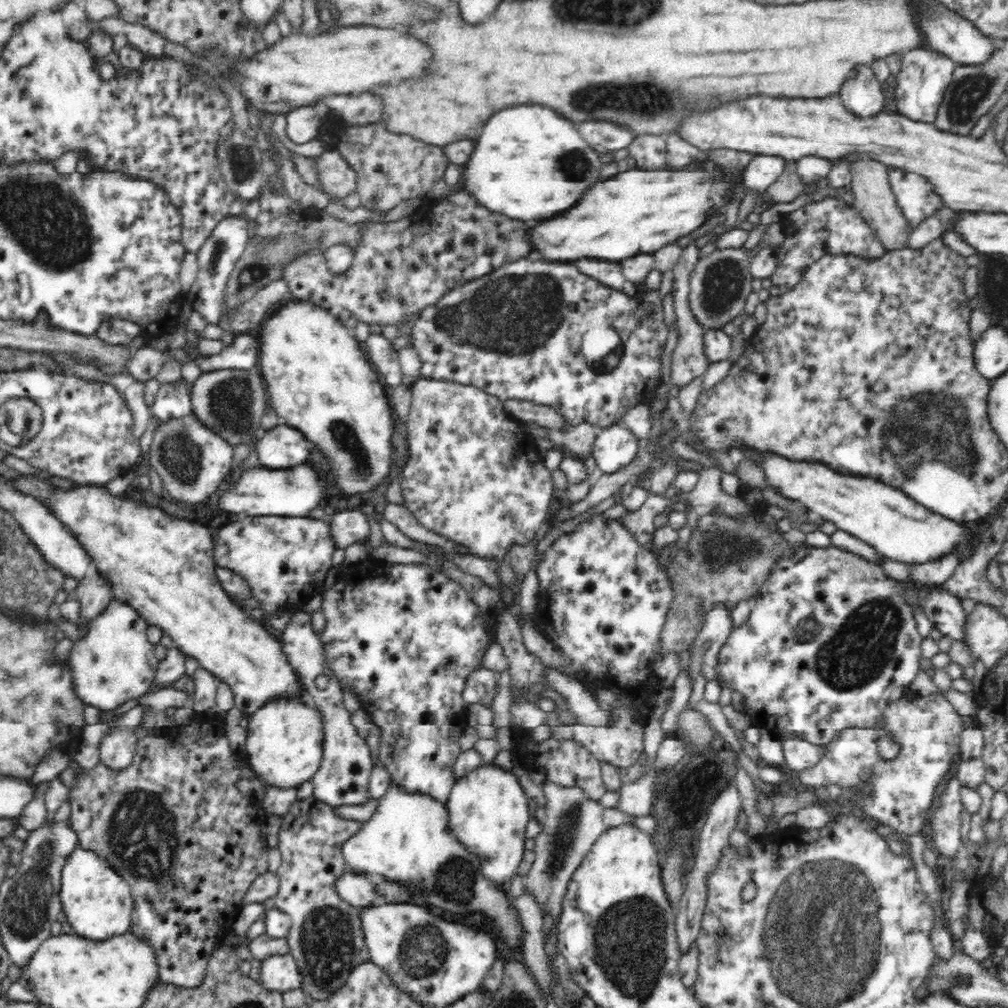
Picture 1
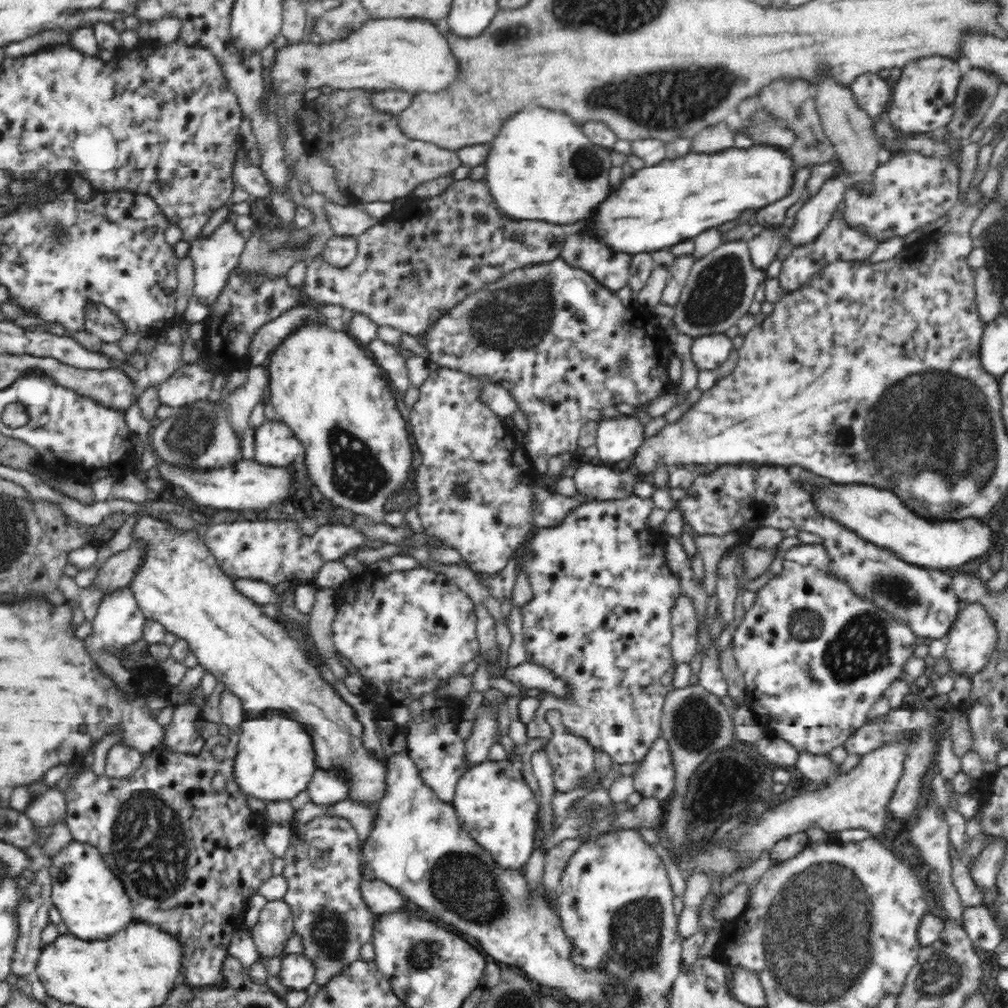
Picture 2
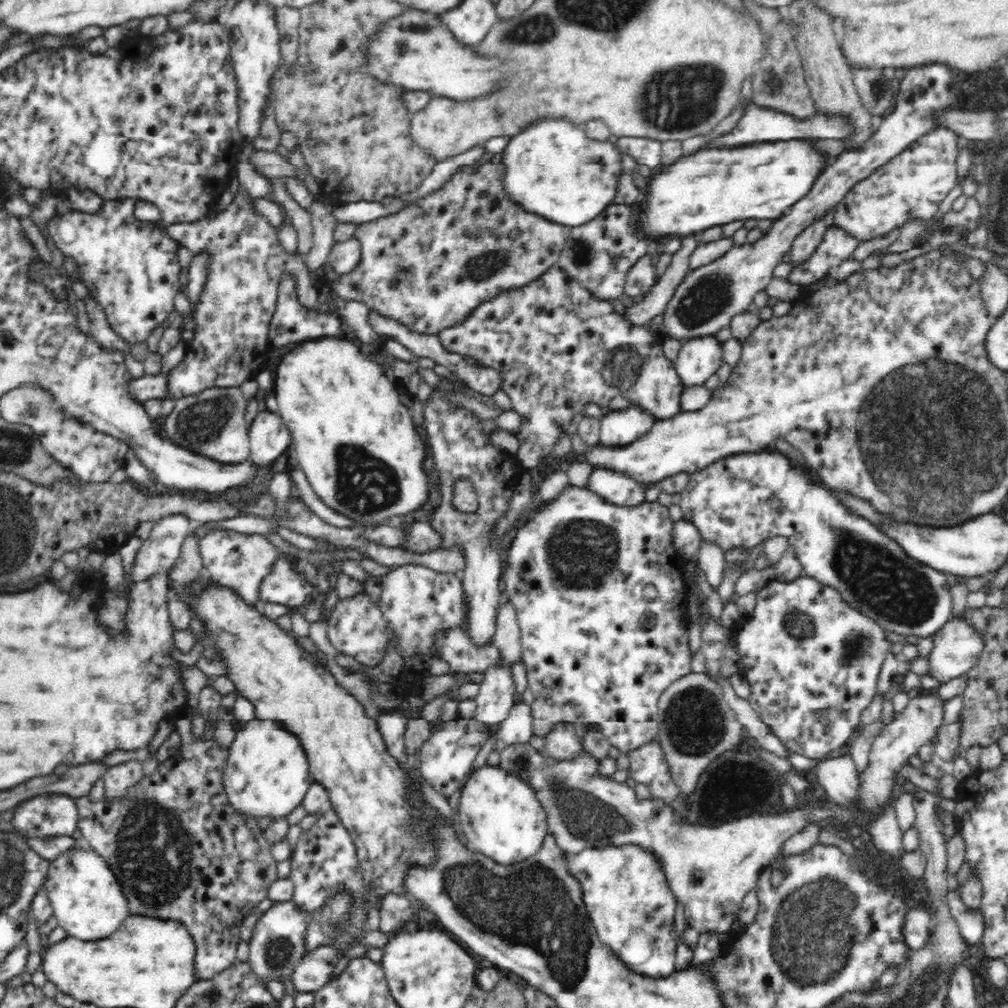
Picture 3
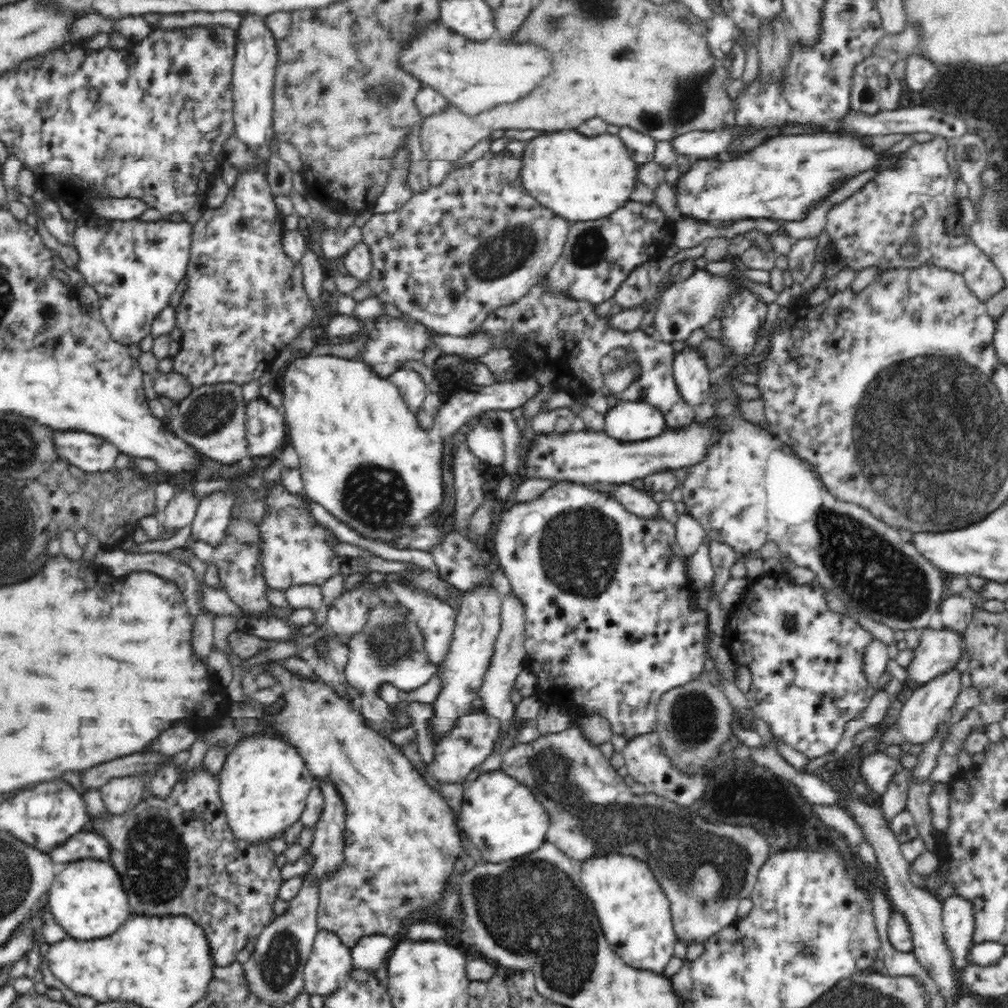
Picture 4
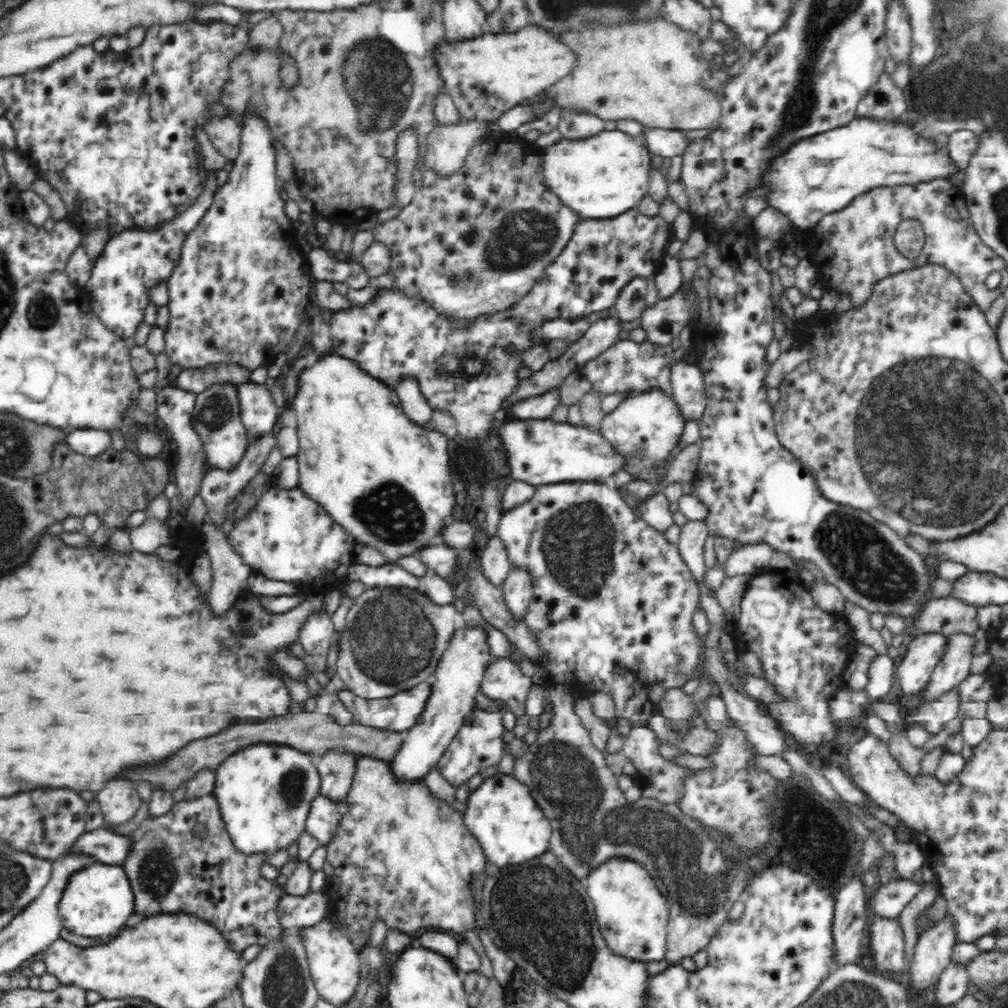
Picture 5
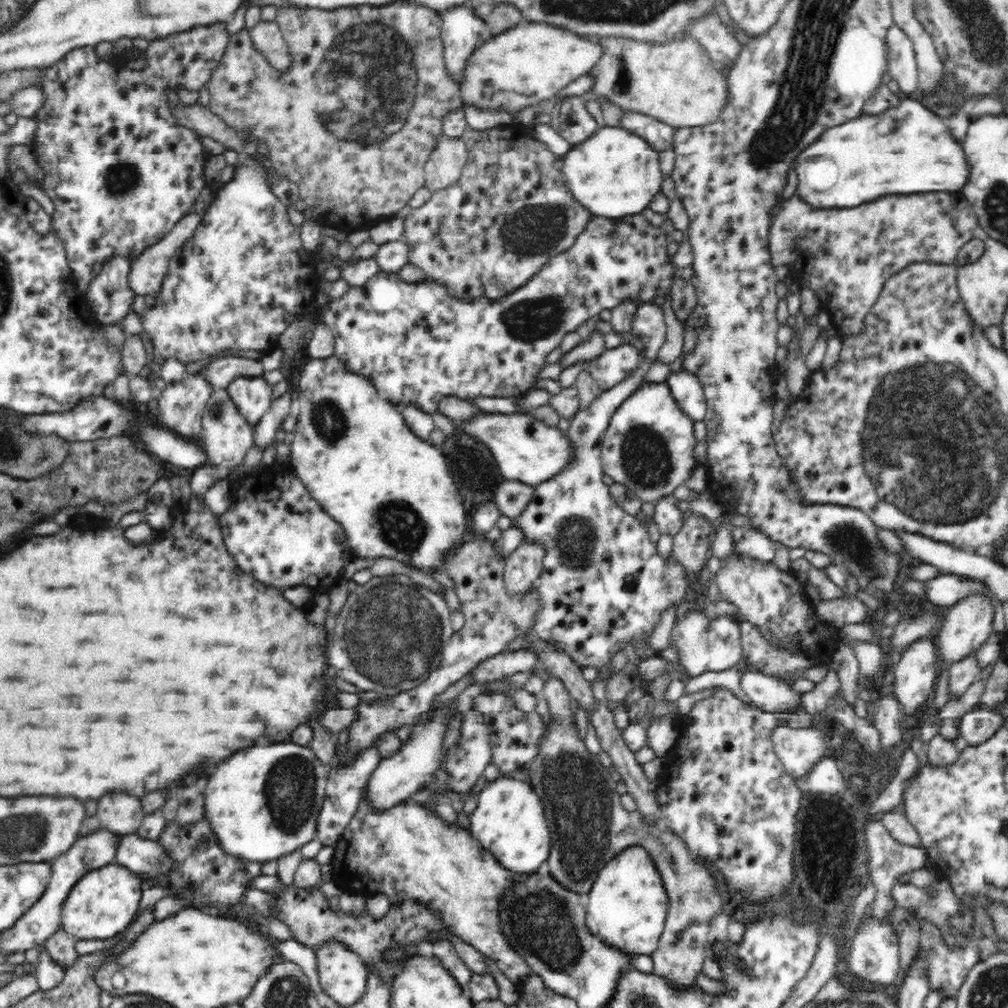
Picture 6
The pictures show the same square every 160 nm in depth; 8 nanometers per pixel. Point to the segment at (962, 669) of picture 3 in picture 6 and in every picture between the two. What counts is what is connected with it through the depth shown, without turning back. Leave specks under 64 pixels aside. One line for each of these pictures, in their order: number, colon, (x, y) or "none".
4: (940, 650)
5: (925, 651)
6: (915, 675)

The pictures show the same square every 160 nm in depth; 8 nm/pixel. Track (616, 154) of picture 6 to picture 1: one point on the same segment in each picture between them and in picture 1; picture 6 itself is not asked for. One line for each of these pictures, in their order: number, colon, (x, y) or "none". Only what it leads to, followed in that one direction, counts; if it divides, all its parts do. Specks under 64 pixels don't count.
1: (528, 163)
2: (540, 166)
3: (551, 168)
4: (578, 177)
5: (602, 176)

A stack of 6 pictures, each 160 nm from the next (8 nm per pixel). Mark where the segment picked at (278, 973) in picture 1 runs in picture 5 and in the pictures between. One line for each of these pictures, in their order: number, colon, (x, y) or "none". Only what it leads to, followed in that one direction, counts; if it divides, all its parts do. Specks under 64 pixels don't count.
2: (296, 973)
3: (314, 969)
4: (329, 963)
5: (333, 961)

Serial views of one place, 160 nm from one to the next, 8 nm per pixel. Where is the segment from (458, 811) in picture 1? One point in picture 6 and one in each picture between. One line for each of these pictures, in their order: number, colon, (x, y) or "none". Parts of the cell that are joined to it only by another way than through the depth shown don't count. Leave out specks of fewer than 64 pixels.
2: (495, 806)
3: (500, 815)
4: (499, 814)
5: (511, 827)
6: (509, 821)

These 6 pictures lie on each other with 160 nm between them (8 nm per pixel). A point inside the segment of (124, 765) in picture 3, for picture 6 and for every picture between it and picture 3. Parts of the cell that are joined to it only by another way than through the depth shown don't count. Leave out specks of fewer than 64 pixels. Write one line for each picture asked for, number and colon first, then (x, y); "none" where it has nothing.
4: (121, 794)
5: (119, 800)
6: (120, 813)

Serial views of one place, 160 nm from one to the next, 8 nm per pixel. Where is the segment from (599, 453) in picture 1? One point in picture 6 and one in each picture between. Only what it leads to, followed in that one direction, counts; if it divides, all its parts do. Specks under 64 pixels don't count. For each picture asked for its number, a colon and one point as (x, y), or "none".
2: (618, 440)
3: (619, 428)
4: (629, 421)
5: (645, 428)
6: (649, 444)

